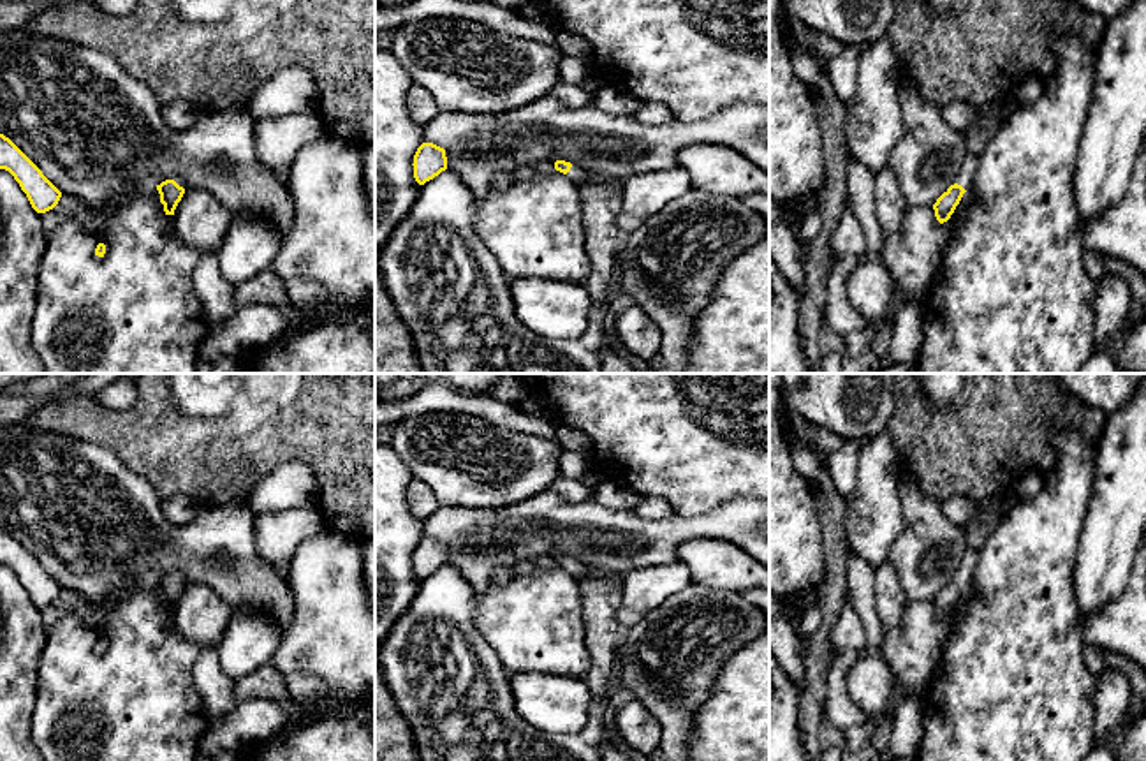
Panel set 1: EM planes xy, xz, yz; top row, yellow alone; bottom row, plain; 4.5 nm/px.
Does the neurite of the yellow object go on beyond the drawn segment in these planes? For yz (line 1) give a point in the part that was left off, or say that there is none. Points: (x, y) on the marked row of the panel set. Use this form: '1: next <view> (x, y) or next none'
1: next yz (969, 169)

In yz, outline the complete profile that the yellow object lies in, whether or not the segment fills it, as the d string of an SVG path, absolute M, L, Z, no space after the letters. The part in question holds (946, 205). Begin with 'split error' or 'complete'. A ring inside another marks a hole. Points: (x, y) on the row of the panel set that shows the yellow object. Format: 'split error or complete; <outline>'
split error; M968 151L959 176L933 204L935 217L940 224L947 222L954 213L956 206L959 204L963 194L966 192L977 173L977 166L979 155Z

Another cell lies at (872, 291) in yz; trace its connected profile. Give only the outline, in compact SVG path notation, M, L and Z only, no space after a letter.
M878 255L859 259L845 280L845 292L852 308L870 321L894 317L903 305L924 299L924 294L908 299Z

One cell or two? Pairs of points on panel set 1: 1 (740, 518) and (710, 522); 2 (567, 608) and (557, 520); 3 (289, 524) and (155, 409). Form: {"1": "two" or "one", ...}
{"1": "one", "2": "two", "3": "two"}

